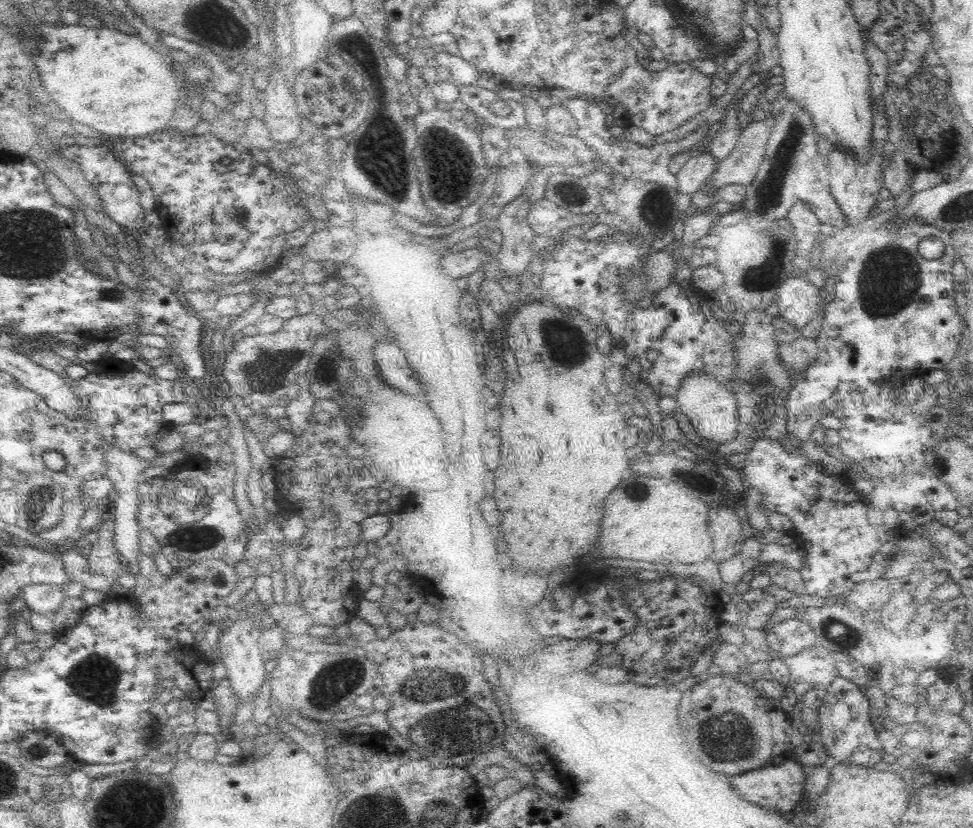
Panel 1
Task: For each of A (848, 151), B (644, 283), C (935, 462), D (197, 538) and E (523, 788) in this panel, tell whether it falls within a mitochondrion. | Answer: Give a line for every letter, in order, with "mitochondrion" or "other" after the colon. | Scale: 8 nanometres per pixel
A: other
B: mitochondrion
C: mitochondrion
D: mitochondrion
E: other

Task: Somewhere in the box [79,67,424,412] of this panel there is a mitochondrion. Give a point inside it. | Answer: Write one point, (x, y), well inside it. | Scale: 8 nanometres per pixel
(379, 153)

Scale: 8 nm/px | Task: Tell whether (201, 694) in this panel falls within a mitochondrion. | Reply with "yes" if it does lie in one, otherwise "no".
no

